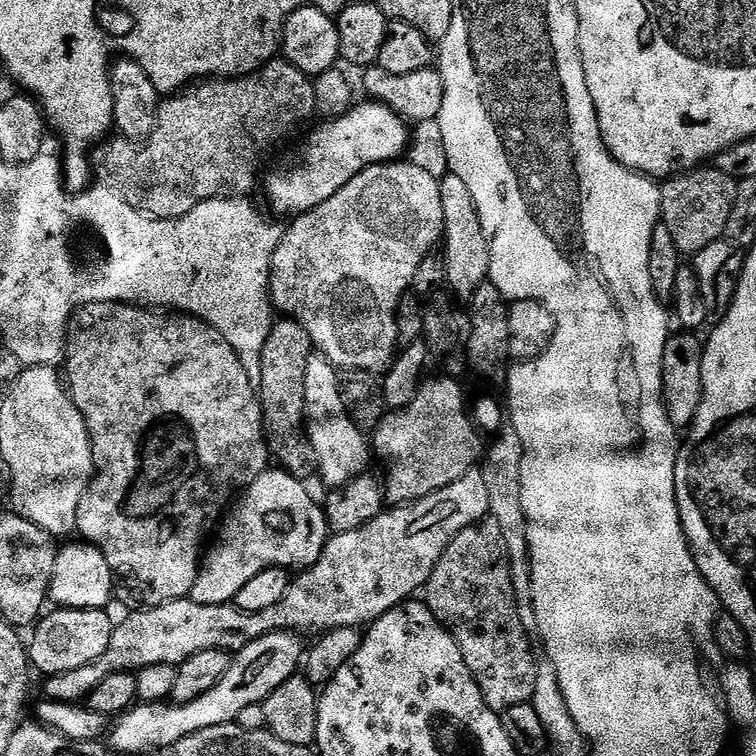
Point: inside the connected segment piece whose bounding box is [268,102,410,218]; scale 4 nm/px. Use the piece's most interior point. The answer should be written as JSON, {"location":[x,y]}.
{"location":[369,134]}

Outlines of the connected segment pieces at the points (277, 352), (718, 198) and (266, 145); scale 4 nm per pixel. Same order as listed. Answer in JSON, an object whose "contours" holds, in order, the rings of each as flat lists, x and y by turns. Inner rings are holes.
{"contours":[[[280,318,262,346,262,382,258,385,264,426,270,437,270,452,275,463,289,475,304,478,310,472,310,445,306,427,306,362,313,355,312,340,302,326,291,318]],[[701,166,693,171,665,179,662,184,662,224,670,230,674,246,682,254,706,250,716,240,725,239,724,231,734,210,739,183,714,166]],[[273,58,256,72,251,72,249,76,237,76,235,78,208,78,203,82,193,83,191,86,169,95,161,103,159,112,156,113,156,128,151,136,137,146,131,140,123,138,109,139,101,143,94,152,94,176,103,187,108,188,128,203,134,210,151,216,157,220,177,220,179,216,190,214,190,210,197,208,202,202,207,200,218,200,221,198,248,198,256,188,256,179,260,176,260,167,264,164,264,159,295,130,299,124,307,122,311,116,317,115,316,103,314,102,313,77,307,76,302,70,298,70,293,64,288,63,283,58]]]}

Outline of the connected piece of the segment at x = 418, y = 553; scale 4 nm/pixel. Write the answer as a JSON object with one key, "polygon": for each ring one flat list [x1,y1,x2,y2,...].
{"polygon":[[479,467,471,468,458,482,438,490,413,504,393,507,373,518,366,526,353,532,341,532,333,535,321,551,321,556,311,568,301,571,292,581,292,585,282,594,282,598,270,610,257,612,239,612,231,603,220,605,199,605,191,598,175,600,157,608,145,608,133,611,122,626,112,629,110,646,94,662,78,666,78,670,66,670,66,674,54,674,43,682,43,695,49,700,74,704,87,701,90,690,98,686,105,678,115,672,137,673,146,666,171,664,173,666,186,662,190,654,202,650,222,650,229,654,241,652,250,642,262,638,271,632,316,632,323,634,333,628,355,628,371,626,382,614,405,600,415,597,427,584,438,558,450,546,450,542,466,526,474,526,479,520,489,515,490,494,486,494,486,478,482,478]]}

